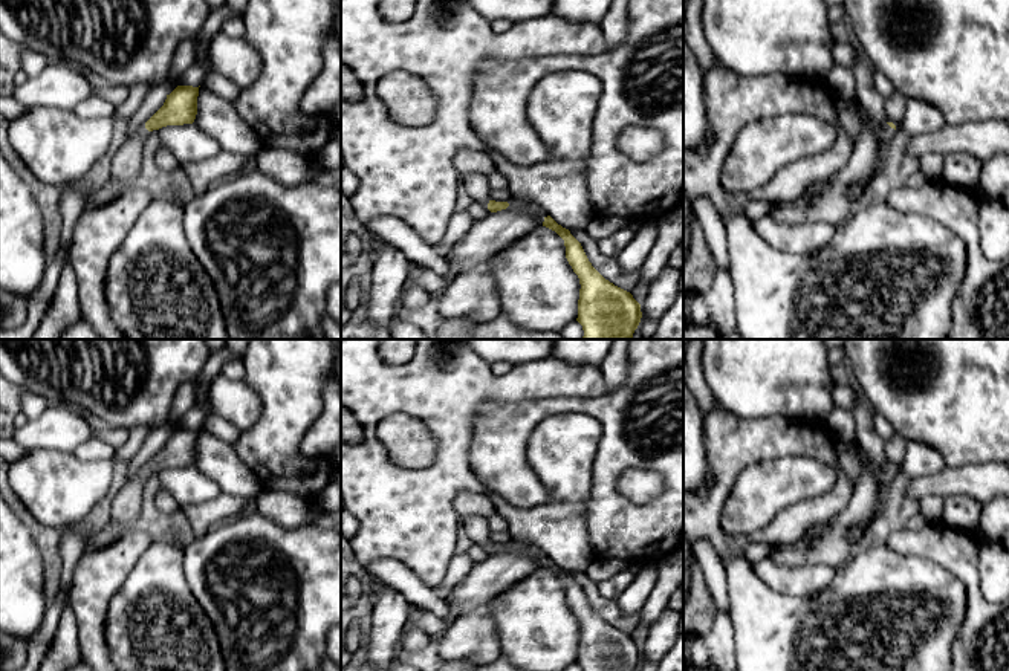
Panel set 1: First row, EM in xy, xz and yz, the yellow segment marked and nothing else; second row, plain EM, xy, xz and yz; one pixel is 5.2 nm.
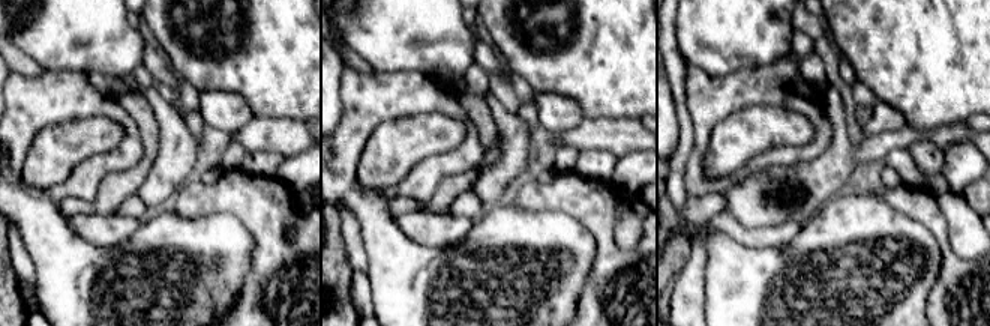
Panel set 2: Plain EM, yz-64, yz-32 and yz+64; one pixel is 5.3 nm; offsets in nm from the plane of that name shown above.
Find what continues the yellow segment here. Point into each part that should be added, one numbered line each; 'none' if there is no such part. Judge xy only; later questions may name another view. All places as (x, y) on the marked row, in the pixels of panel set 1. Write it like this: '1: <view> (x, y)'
1: xy (127, 162)

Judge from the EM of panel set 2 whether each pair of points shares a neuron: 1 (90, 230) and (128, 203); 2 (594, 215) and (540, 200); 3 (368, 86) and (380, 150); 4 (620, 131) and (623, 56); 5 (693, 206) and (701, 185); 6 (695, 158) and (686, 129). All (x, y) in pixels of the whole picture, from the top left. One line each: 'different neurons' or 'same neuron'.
1: different neurons
2: same neuron
3: different neurons
4: different neurons
5: different neurons
6: different neurons

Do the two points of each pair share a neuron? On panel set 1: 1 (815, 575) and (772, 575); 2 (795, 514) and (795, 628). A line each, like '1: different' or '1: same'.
1: same
2: same

